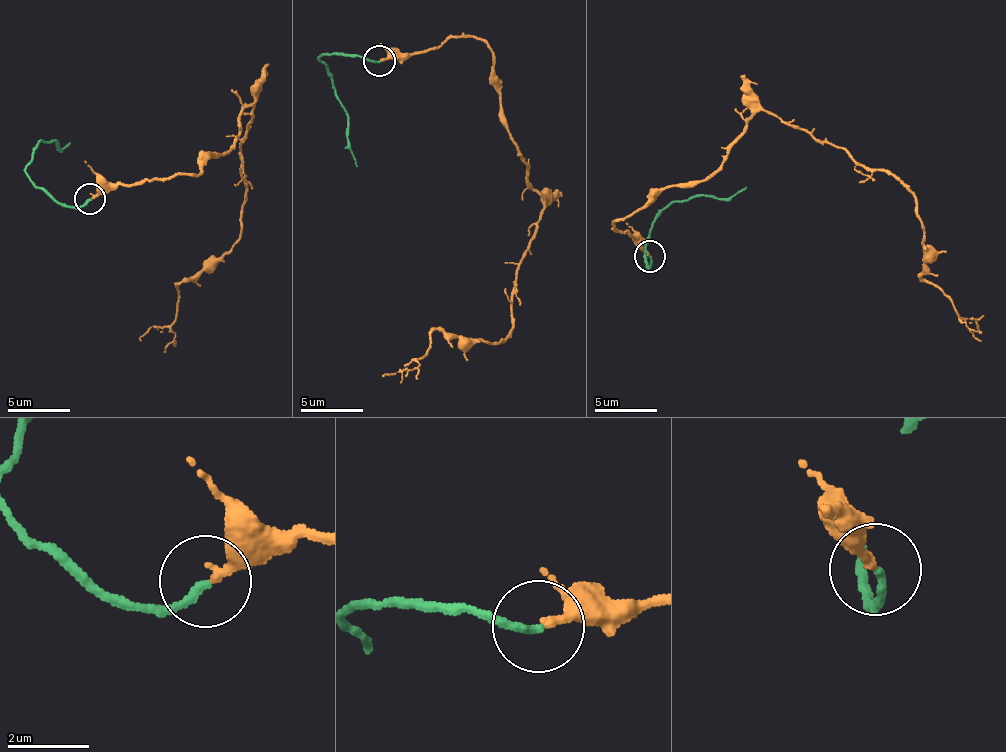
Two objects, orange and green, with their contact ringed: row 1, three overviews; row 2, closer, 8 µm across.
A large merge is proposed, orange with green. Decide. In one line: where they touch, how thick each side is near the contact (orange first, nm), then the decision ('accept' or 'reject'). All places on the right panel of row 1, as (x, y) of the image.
place (649, 256); calibres 240 and 200 nm; accept

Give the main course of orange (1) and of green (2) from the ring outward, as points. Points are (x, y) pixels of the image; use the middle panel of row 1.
1: (381, 61), (480, 38), (544, 199), (510, 334), (437, 329), (381, 377)
2: (378, 61), (344, 55), (320, 59), (348, 116), (348, 150), (358, 167)

